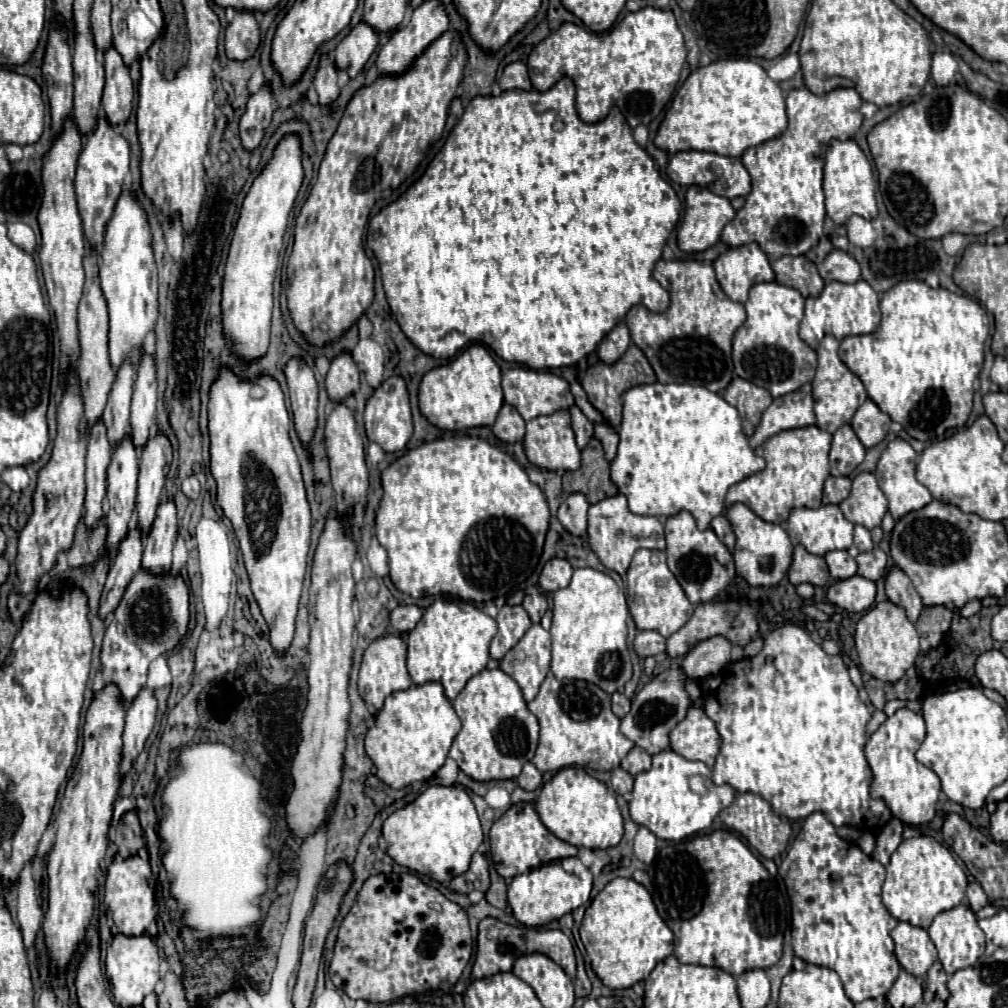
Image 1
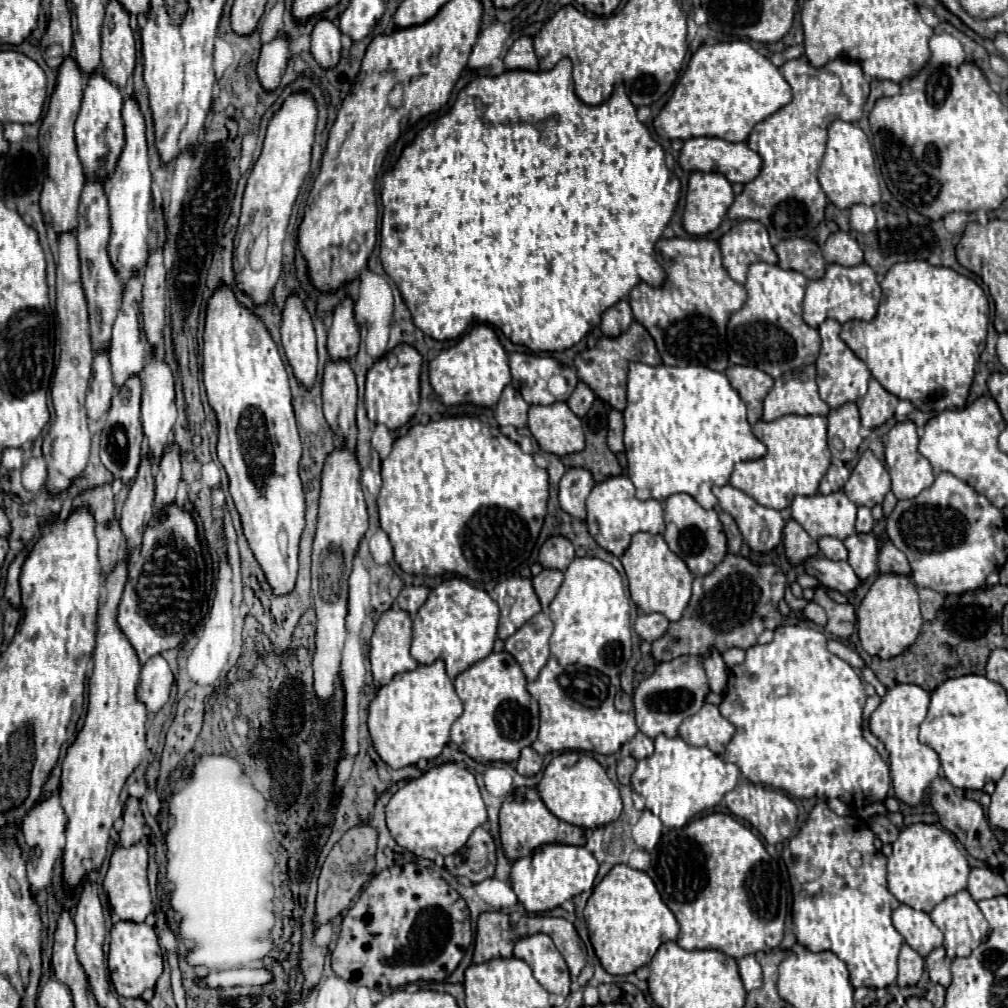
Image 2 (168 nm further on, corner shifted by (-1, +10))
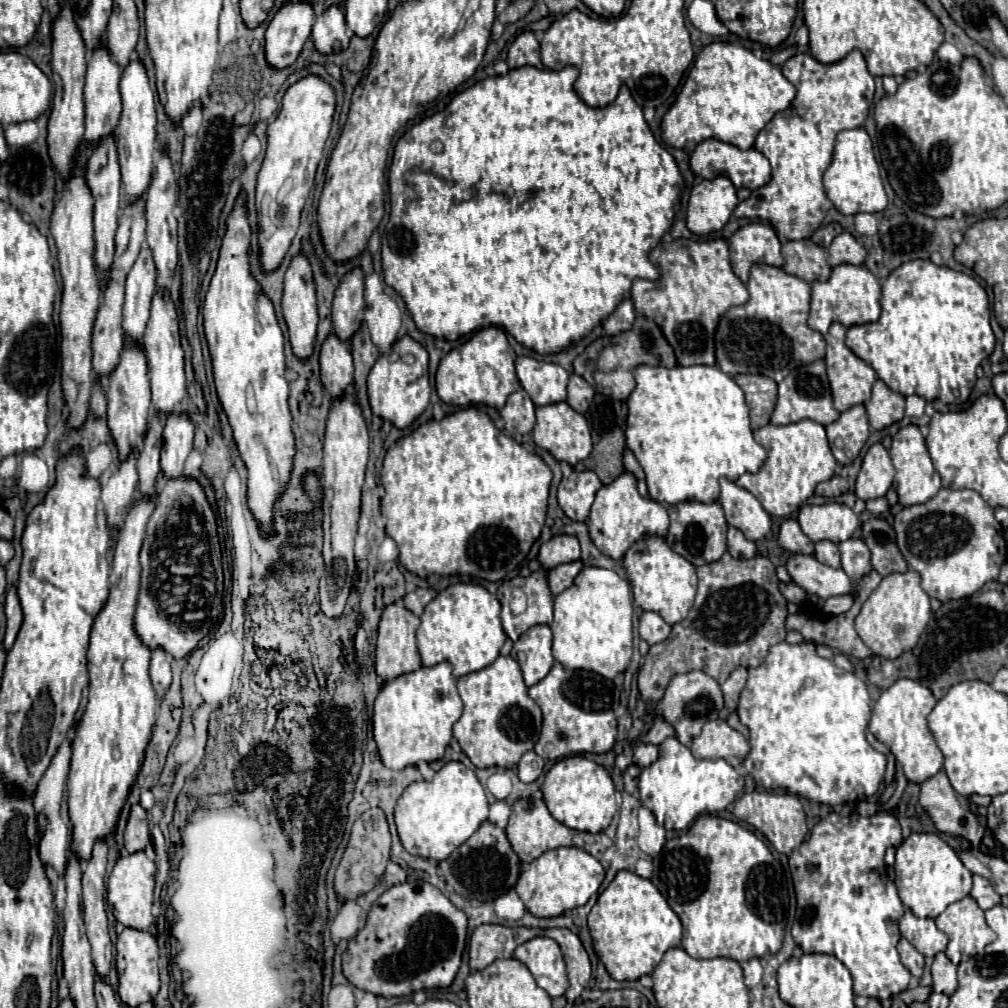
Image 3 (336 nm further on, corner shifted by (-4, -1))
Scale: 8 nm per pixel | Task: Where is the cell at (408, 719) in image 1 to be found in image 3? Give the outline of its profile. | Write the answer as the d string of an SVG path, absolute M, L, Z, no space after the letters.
M448 662L430 668L422 666L416 672L398 676L384 684L374 702L372 716L374 740L382 764L392 770L402 770L406 766L416 766L418 762L442 760L446 746L452 740L452 726L458 716L462 716L462 700Z

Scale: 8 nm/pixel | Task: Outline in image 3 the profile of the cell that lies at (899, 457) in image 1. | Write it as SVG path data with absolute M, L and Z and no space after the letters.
M910 424L898 430L898 434L892 440L892 448L890 448L890 458L892 464L896 468L896 482L898 482L898 502L900 506L914 506L914 504L922 504L926 500L930 500L940 488L940 476L932 466L932 460L928 456L926 444L924 444L924 436L920 434L918 426Z

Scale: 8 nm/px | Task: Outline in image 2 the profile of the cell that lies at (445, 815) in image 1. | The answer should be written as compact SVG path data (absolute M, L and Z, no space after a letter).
M453 761L431 767L421 777L411 779L387 803L387 827L393 835L393 839L401 847L405 847L411 853L415 853L417 857L425 857L425 859L435 859L437 855L445 857L445 855L451 855L451 853L459 851L465 845L467 837L473 833L473 829L477 829L485 821L487 821L487 811L485 811L485 803L481 799L475 775L469 773L467 769L459 767Z

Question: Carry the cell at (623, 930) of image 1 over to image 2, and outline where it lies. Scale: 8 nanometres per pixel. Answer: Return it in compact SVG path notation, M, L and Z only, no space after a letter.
M615 865L603 877L603 881L593 889L583 915L595 953L611 975L635 973L653 959L659 945L673 941L679 933L679 923L663 903L653 879L629 865Z

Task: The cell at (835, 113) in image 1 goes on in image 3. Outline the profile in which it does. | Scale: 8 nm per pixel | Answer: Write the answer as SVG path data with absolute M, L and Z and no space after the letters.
M852 50L844 60L836 64L820 64L810 54L798 54L782 66L782 74L788 78L790 84L796 86L796 98L788 110L778 112L764 126L764 130L758 134L756 144L754 144L754 148L770 160L772 180L766 186L754 190L748 200L740 202L734 210L734 216L758 218L758 220L770 222L776 234L784 240L804 240L804 238L810 238L816 228L820 228L828 210L832 208L832 202L826 198L824 188L822 188L822 176L832 162L836 134L840 130L860 128L864 124L872 98L874 98L874 78L866 70L866 62L858 50Z

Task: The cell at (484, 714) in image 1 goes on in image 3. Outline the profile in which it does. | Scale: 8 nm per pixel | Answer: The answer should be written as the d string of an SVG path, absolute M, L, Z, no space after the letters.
M498 656L494 664L458 680L464 714L454 724L454 738L476 768L516 768L522 754L532 750L542 728L542 712L528 698L522 670L512 656Z

